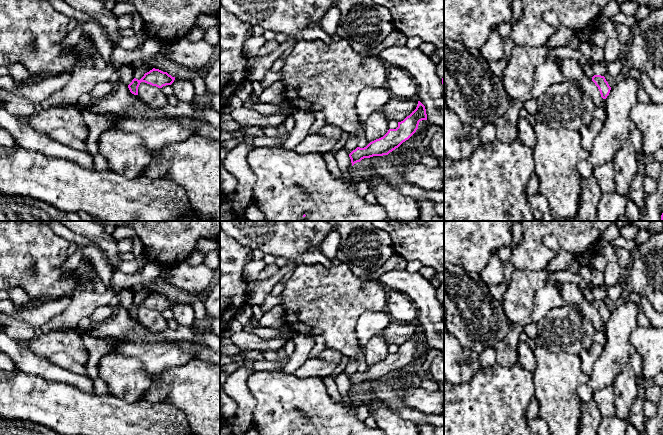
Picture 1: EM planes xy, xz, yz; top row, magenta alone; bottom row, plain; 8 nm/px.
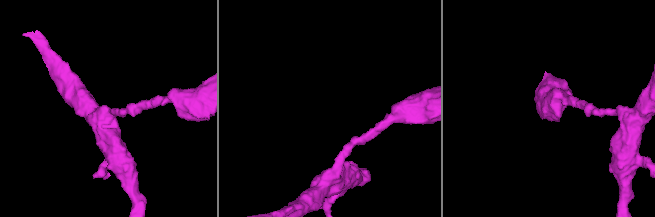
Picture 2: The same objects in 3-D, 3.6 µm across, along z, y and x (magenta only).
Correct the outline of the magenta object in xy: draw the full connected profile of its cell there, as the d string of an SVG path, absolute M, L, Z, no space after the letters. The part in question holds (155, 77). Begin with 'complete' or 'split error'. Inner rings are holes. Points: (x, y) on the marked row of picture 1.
complete; M153 68L149 72L145 73L140 80L134 78L132 82L128 85L128 88L132 94L138 95L138 87L141 82L145 82L152 86L162 88L163 86L171 85L174 80L175 77L172 77L167 72L163 72L159 69Z

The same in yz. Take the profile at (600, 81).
complete; M594 75L592 77L592 81L598 87L601 97L606 99L610 93L611 87L609 86L608 82L606 81L604 76L601 75Z

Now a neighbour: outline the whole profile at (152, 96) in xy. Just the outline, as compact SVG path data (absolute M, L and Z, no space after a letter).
M145 82L140 83L138 87L138 96L143 103L154 109L164 108L168 105L168 98L162 92L161 88Z

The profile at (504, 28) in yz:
M502 22L497 26L498 32L500 36L505 39L510 37L511 32L511 23L510 22Z

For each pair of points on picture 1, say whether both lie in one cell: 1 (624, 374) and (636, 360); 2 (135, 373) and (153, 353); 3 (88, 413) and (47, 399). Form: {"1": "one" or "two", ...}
{"1": "two", "2": "two", "3": "one"}

